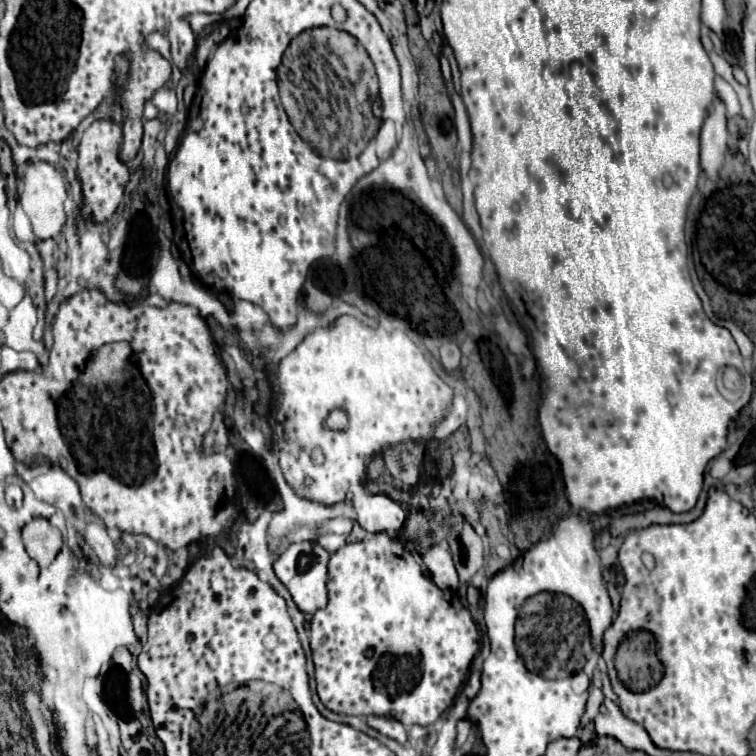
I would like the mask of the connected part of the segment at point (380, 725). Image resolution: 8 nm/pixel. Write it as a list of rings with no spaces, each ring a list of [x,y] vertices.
[[[368,716],[368,726],[372,726],[374,730],[378,730],[380,734],[388,736],[388,738],[394,738],[396,742],[400,744],[406,744],[408,742],[408,732],[406,728],[396,722],[394,718],[384,718],[384,716]]]

